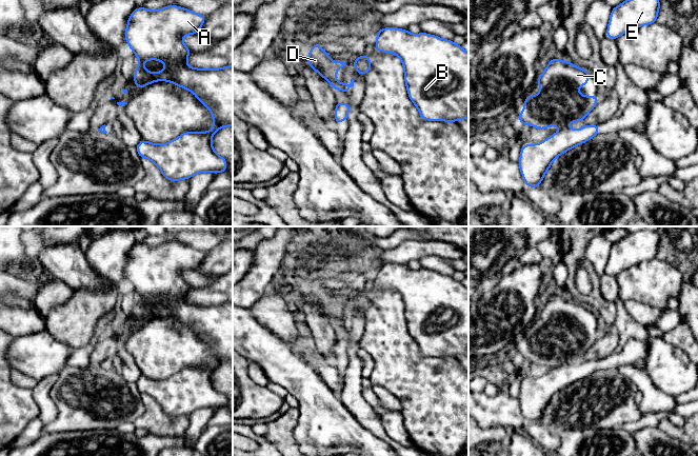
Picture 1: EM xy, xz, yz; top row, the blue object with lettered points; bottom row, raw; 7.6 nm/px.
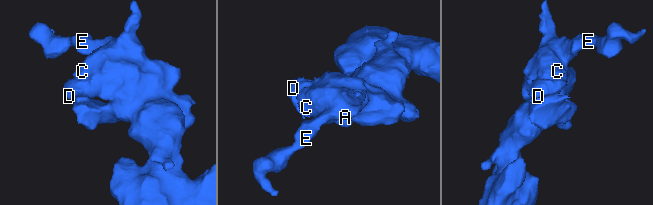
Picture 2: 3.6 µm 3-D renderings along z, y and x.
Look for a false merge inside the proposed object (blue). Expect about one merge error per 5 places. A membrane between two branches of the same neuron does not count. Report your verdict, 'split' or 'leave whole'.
leave whole

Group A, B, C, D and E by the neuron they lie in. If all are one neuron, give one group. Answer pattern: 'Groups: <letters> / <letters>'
Groups: A B C D E

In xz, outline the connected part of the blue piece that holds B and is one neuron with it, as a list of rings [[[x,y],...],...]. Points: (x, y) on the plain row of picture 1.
[[[385,263],[379,264],[374,286],[392,289],[401,295],[408,333],[422,355],[447,358],[468,355],[468,289],[462,282],[423,267],[414,271],[407,265]]]

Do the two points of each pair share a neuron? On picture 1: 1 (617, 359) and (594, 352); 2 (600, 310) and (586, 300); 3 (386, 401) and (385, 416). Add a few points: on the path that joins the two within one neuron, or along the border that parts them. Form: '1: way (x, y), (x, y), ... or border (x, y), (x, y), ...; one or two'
1: border (614, 354), (599, 360); two
2: way (597, 306), (590, 300); one
3: border (372, 388), (383, 407), (399, 411); two

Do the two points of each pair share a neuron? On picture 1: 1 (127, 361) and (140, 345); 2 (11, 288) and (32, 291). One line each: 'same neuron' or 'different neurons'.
1: different neurons
2: same neuron

